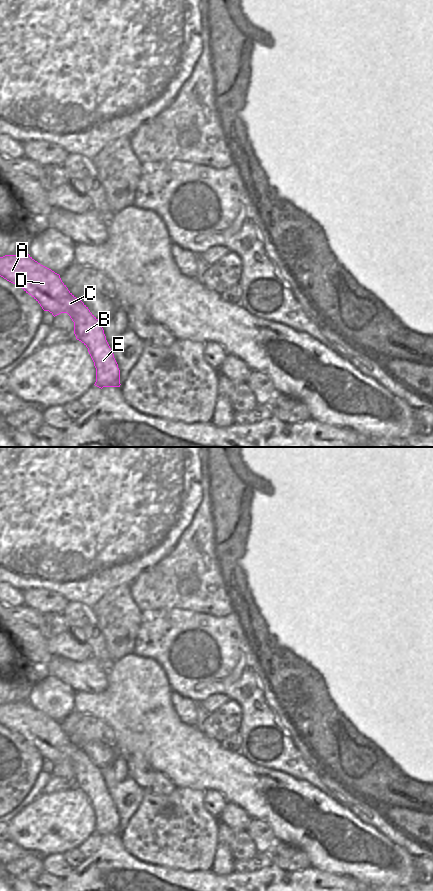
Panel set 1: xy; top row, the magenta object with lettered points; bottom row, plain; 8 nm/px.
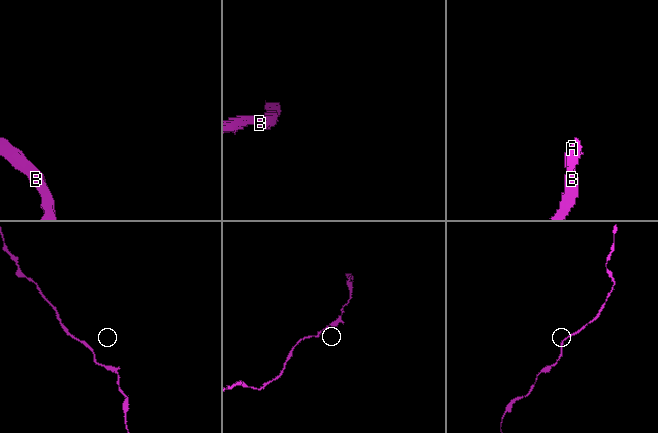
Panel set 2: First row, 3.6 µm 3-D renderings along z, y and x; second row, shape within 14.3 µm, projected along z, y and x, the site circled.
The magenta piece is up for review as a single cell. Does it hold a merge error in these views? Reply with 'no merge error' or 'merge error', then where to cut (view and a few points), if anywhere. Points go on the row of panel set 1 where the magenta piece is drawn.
no merge error; cut none

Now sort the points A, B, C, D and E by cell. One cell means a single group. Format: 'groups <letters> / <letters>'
groups A B C D E

